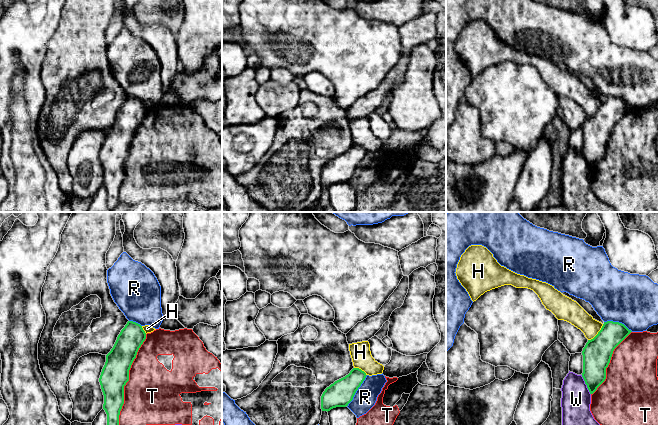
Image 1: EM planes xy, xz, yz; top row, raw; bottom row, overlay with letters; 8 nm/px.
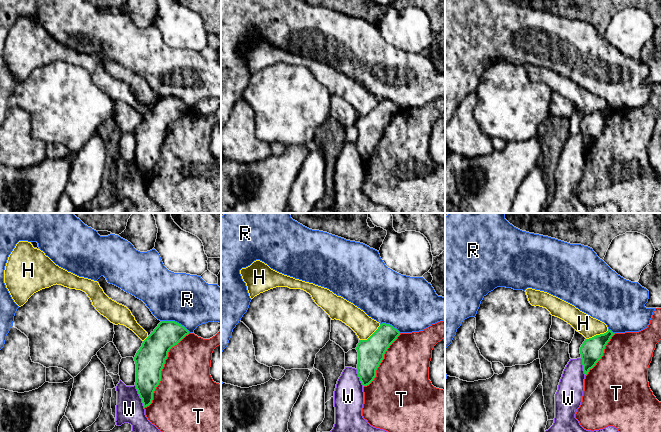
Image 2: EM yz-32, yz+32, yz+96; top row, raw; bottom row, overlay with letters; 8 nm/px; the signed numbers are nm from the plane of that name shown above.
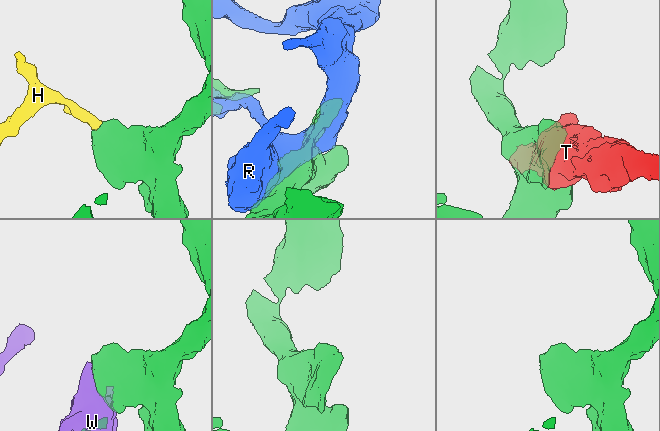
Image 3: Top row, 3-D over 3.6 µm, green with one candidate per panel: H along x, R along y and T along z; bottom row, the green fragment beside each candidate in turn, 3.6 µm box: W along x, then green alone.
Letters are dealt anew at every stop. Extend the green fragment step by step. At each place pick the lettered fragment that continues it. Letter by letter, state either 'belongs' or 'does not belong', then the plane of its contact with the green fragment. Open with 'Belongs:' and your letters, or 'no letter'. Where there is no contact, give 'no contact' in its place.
Belongs: no letter
H: does not belong; meets green in yz
R: does not belong; meets green in xz
T: does not belong; meets green in xy
W: does not belong; meets green in yz

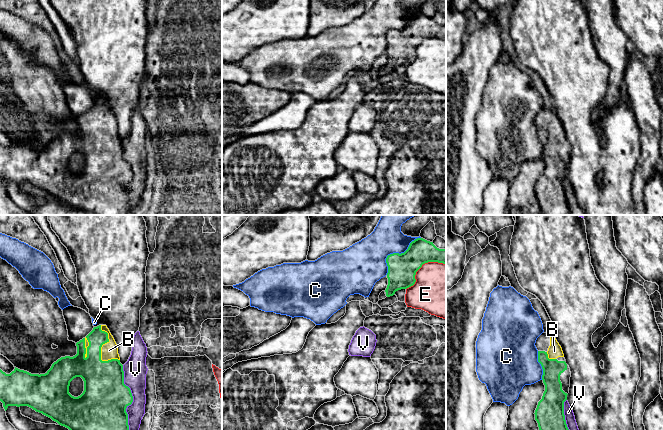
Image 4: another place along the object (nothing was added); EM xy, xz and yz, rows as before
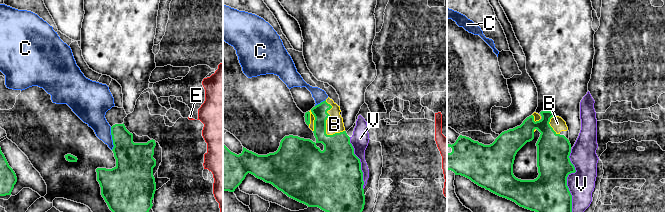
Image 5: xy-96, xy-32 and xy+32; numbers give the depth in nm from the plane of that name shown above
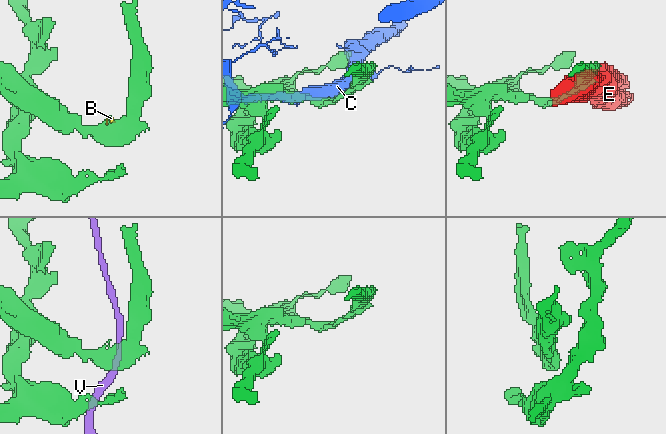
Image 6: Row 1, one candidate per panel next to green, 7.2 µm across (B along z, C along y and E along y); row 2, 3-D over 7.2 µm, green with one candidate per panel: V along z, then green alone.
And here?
Belongs: B
B: belongs; meets green in xy
C: does not belong; meets green in xz
E: does not belong; meets green in xz
V: does not belong; meets green in xy

